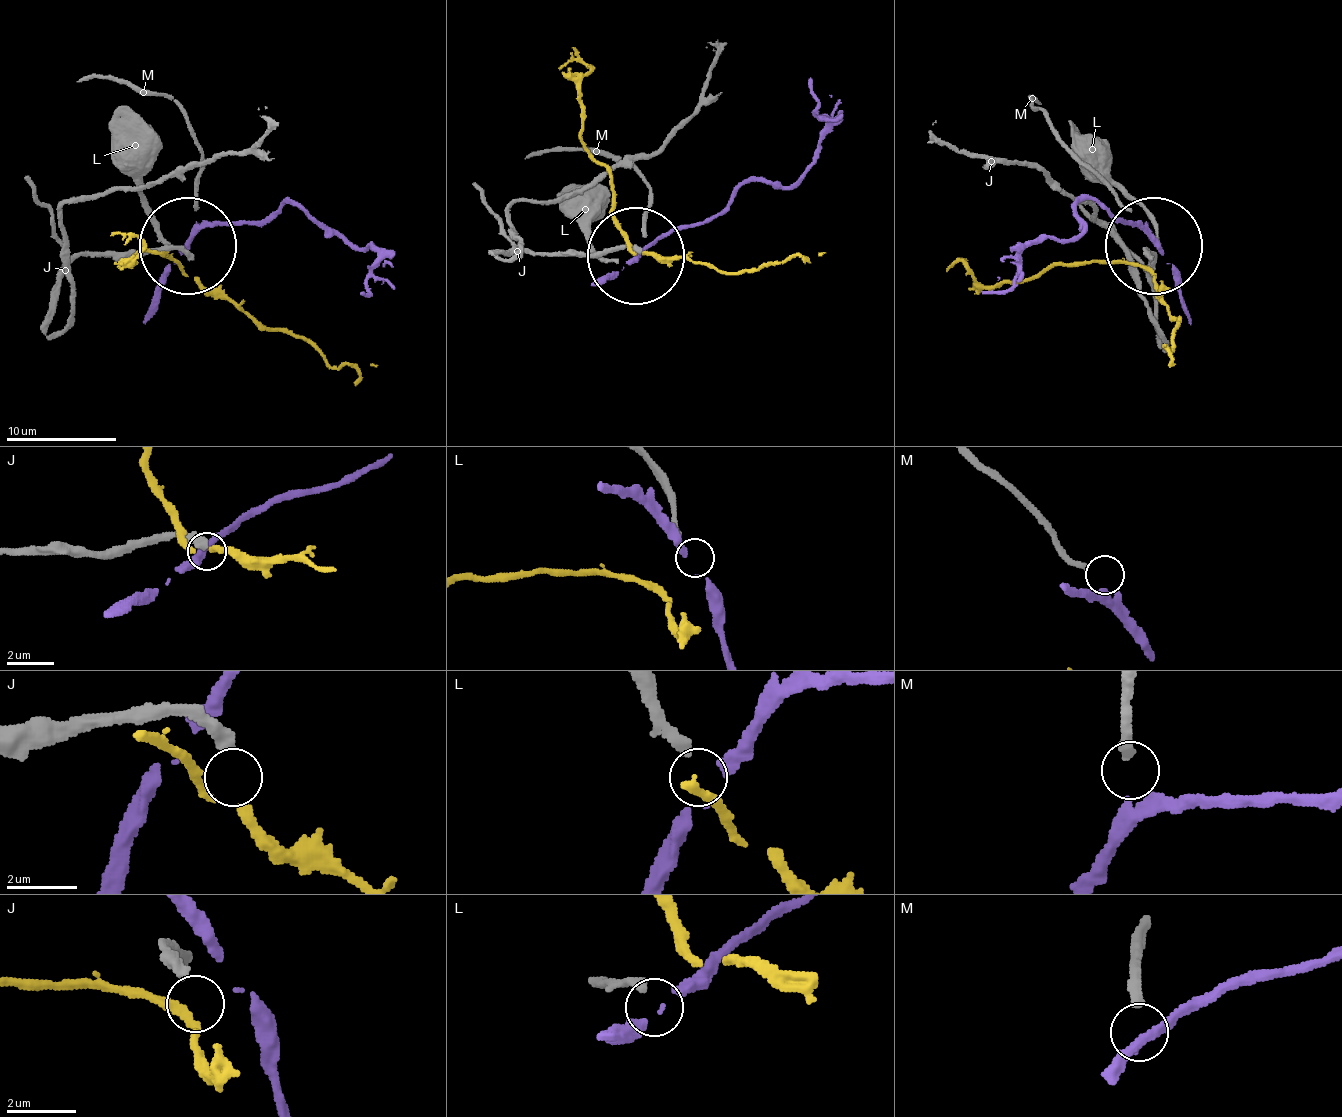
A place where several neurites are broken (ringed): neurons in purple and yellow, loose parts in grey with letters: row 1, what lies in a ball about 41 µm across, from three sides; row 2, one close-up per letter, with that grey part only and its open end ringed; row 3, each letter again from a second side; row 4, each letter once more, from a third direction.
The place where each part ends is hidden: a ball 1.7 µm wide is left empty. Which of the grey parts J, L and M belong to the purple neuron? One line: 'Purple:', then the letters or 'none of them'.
Purple: M

